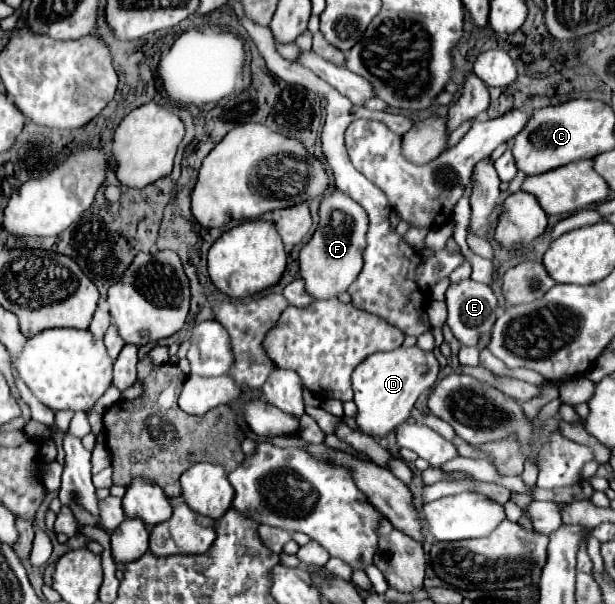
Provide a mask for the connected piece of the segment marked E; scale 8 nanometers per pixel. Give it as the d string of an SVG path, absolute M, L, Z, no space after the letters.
M465 280L451 284L447 290L447 326L461 346L475 346L483 332L495 324L497 298L493 290L481 282Z

